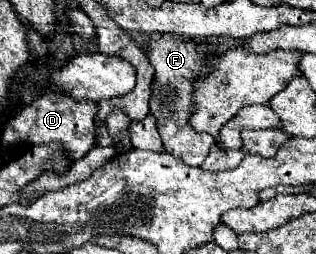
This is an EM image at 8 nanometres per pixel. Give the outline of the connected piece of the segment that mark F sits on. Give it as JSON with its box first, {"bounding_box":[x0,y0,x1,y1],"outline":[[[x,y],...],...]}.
{"bounding_box":[149,34,215,166],"outline":[[[151,34],[149,60],[155,68],[155,80],[151,84],[151,114],[157,120],[157,130],[163,138],[165,150],[175,158],[181,158],[189,166],[201,166],[209,154],[209,148],[215,144],[215,138],[207,132],[195,132],[187,122],[187,112],[191,112],[191,84],[197,80],[207,66],[211,50],[205,44],[193,44],[171,34]]]}

